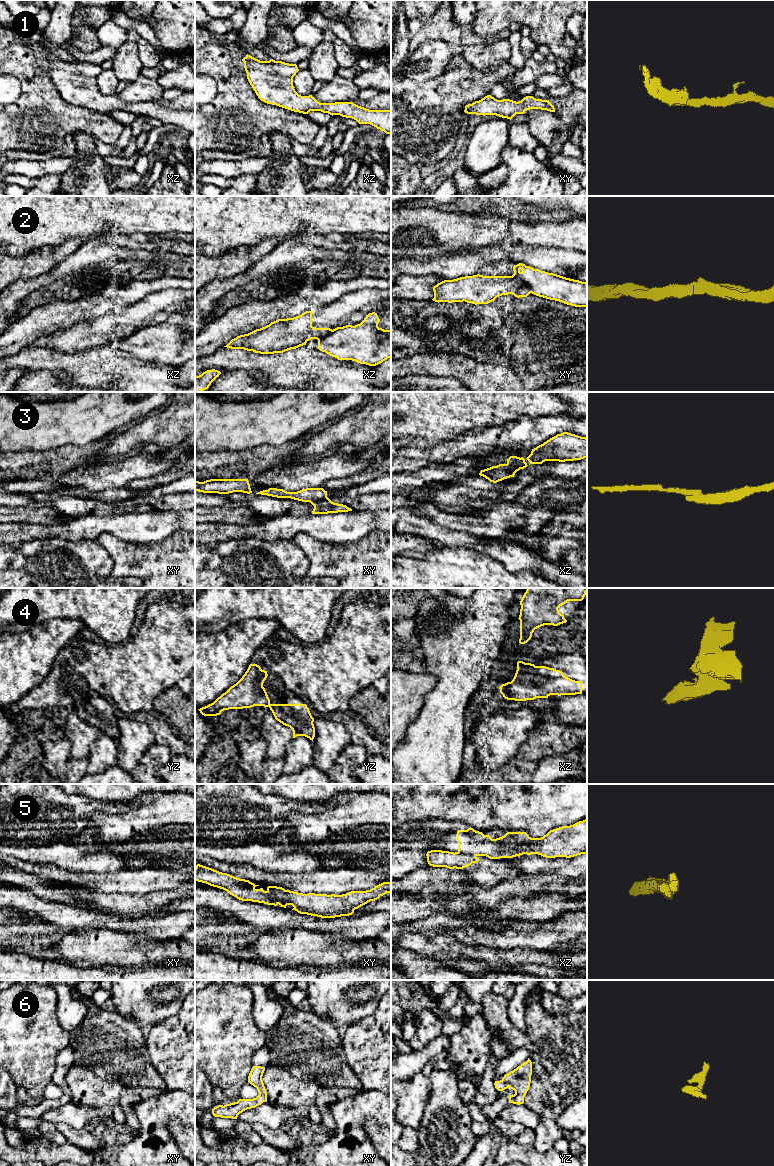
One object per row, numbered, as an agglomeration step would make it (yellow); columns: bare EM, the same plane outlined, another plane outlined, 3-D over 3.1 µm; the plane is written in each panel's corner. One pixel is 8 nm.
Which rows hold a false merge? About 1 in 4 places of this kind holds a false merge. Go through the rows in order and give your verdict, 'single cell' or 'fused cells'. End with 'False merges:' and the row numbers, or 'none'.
1: single cell
2: fused cells
3: fused cells
4: fused cells
5: fused cells
6: single cell
False merges: 2, 3, 4, 5

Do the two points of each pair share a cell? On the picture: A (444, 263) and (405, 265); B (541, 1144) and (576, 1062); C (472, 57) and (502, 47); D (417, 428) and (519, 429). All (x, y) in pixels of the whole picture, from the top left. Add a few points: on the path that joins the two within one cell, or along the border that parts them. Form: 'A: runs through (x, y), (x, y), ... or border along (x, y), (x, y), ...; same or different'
A: runs through (434, 265), (415, 265); same
B: runs through (548, 1124), (548, 1096), (556, 1082); same
C: runs through (479, 56), (495, 53); same
D: border along (492, 425), (474, 426), (448, 440); different

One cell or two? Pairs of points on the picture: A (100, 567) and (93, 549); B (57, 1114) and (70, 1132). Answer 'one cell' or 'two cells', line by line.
A: one cell
B: two cells

